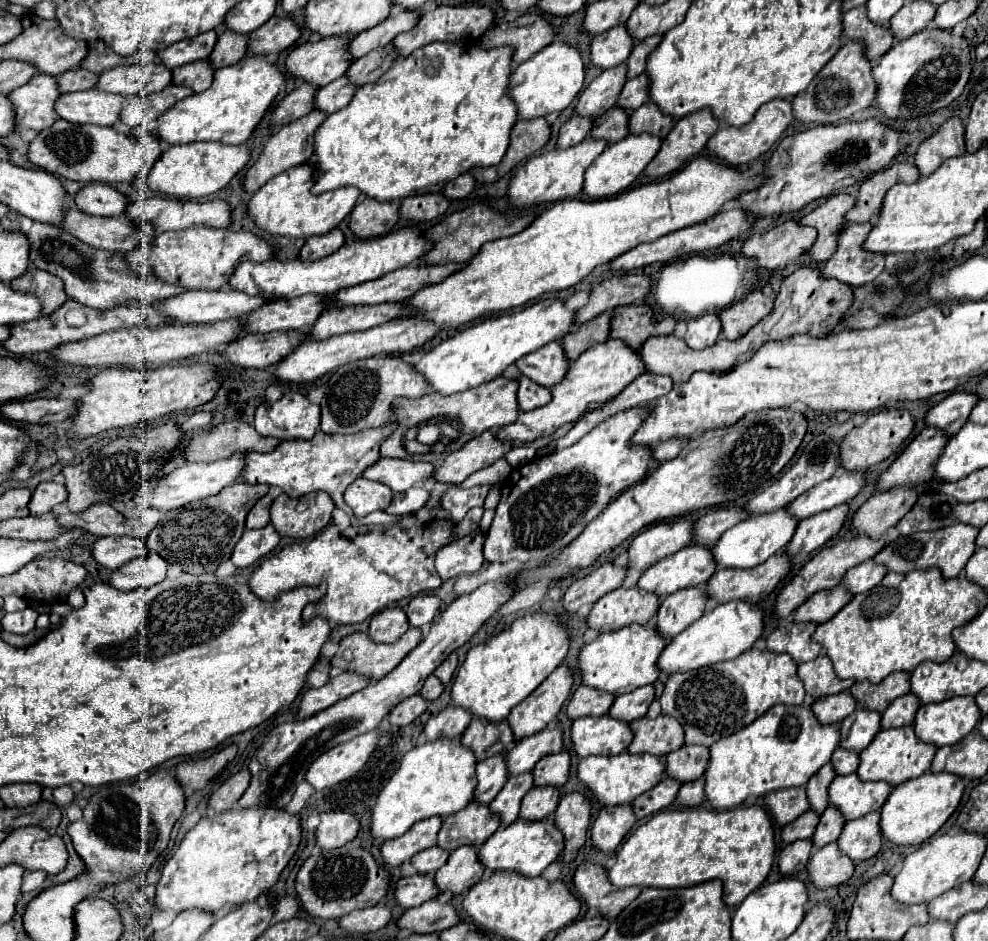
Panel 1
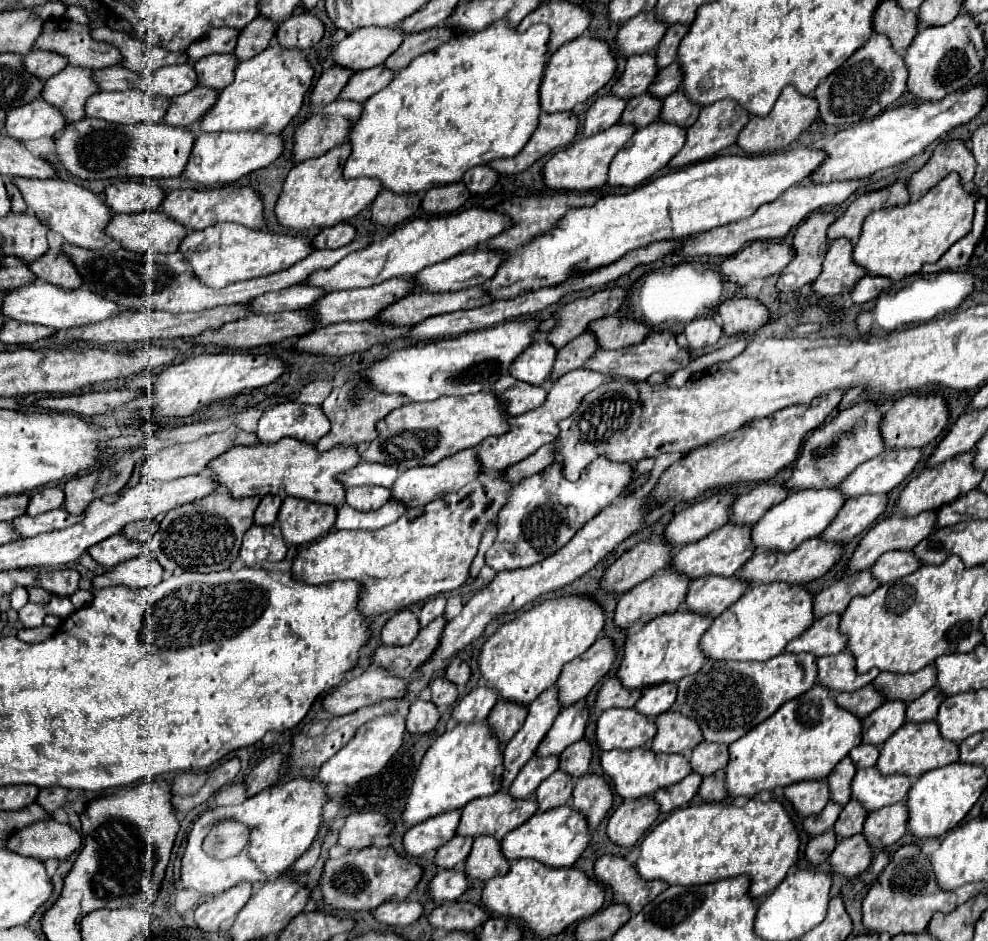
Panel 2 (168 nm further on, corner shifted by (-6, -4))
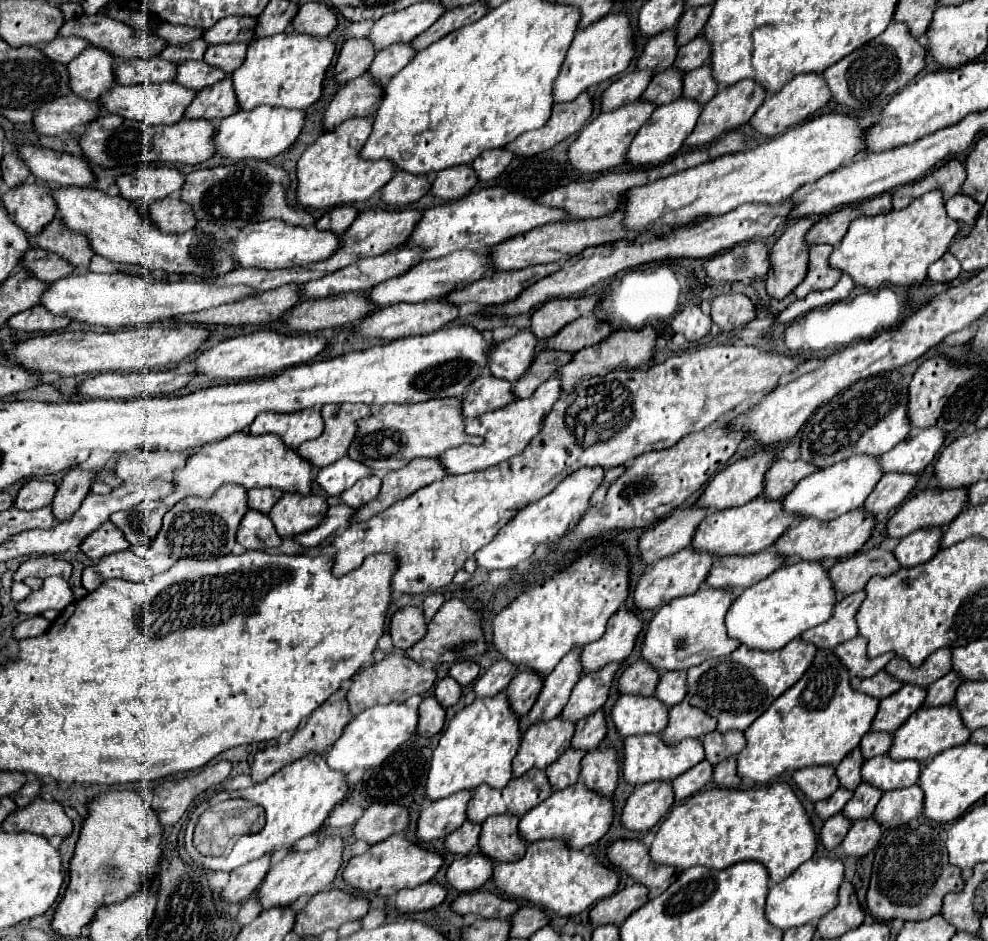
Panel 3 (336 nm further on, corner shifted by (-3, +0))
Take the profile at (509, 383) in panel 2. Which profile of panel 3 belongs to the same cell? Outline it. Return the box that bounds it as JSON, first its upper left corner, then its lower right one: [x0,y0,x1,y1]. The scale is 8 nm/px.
[461,376,515,418]

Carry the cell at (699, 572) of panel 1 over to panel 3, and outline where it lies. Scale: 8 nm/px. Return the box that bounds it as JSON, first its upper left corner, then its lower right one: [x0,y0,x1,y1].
[691,496,799,556]

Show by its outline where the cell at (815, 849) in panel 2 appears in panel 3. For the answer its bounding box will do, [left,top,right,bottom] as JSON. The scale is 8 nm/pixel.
[821,814,851,850]

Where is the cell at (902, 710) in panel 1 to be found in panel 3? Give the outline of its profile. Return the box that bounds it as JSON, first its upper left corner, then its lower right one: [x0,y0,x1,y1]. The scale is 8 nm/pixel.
[925,670,965,706]

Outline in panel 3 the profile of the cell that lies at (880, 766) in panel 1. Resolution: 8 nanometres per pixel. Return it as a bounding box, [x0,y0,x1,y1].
[889,704,971,762]

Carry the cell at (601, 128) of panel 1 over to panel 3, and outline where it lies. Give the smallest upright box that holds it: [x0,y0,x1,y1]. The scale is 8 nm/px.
[643,66,685,106]

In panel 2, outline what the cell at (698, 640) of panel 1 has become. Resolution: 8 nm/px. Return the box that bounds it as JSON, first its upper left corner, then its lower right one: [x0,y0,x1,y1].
[700,584,812,660]

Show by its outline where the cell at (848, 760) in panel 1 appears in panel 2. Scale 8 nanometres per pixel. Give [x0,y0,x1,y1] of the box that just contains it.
[850,744,878,768]

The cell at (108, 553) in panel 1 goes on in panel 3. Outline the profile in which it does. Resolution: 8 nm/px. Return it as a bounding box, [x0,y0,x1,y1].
[81,522,129,562]

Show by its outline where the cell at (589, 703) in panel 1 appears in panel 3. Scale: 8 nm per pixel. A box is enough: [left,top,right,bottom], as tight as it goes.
[619,660,659,696]

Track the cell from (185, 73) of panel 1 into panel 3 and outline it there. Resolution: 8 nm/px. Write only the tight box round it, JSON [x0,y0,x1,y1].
[205,42,247,74]

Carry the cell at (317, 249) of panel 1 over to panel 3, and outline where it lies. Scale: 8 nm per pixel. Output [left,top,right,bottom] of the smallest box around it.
[317,206,357,234]

